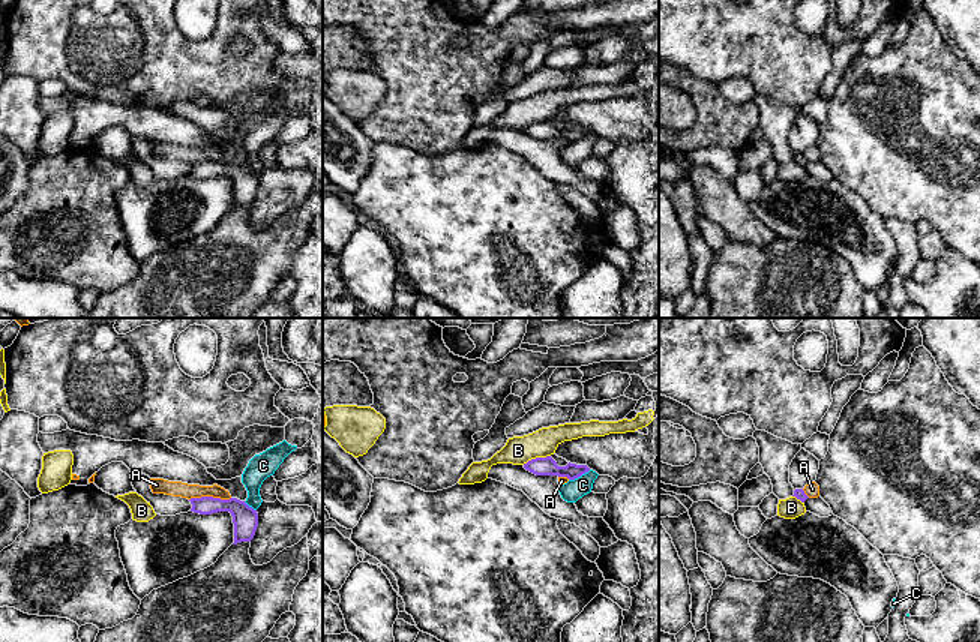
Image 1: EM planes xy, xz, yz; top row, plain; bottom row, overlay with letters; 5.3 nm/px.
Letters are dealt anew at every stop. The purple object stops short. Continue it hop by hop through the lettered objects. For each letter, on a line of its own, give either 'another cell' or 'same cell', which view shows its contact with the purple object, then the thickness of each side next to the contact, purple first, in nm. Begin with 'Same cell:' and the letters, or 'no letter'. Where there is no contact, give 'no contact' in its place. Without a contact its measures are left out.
Same cell: no letter
A: another cell; meets purple in xy; 140 nm thick on the purple side, 80 nm on the other
B: another cell; meets purple in xz; 100 nm thick on the purple side, 160 nm on the other
C: another cell; meets purple in xz; 100 nm thick on the purple side, 110 nm on the other

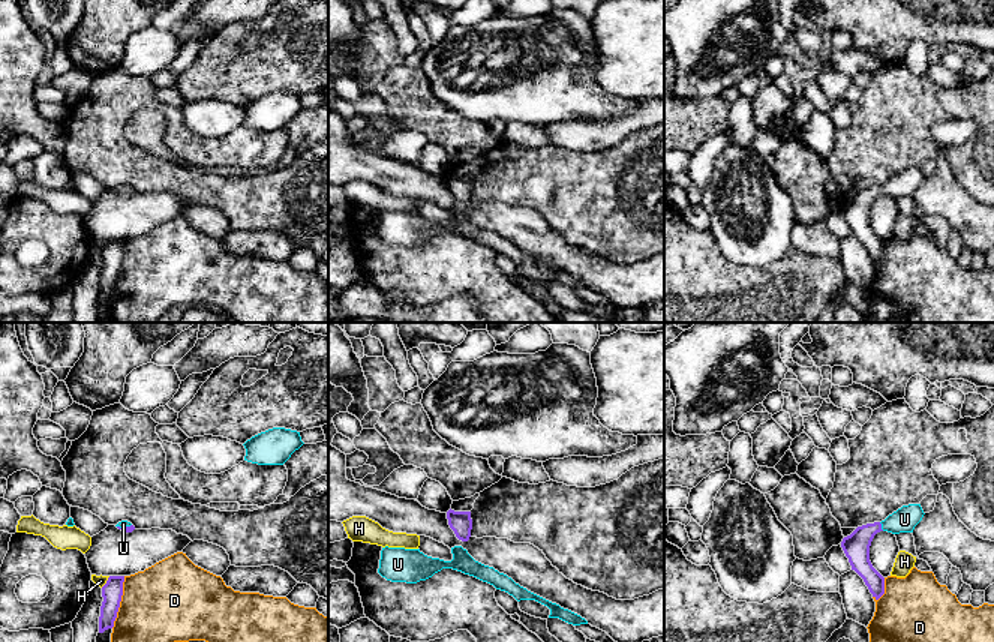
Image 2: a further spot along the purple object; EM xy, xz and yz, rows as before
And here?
Same cell: U
D: another cell; meets purple in xy; 110 nm thick on the purple side, 420 nm on the other
H: another cell; meets purple in xy; 110 nm thick on the purple side, 60 nm on the other
U: same cell; meets purple in yz; 140 nm thick on the purple side, 140 nm on the other

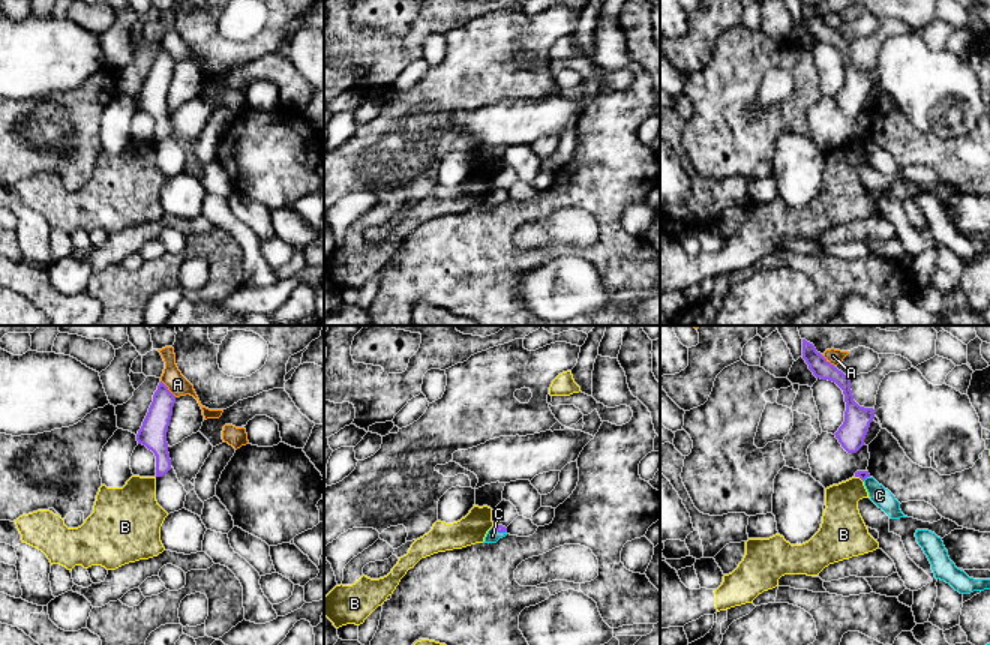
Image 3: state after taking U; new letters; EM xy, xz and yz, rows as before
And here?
Same cell: C
A: another cell; meets purple in xy; 140 nm thick on the purple side, 110 nm on the other
B: another cell; meets purple in yz; 50 nm thick on the purple side, 200 nm on the other
C: same cell; meets purple in xz; 50 nm thick on the purple side, 70 nm on the other

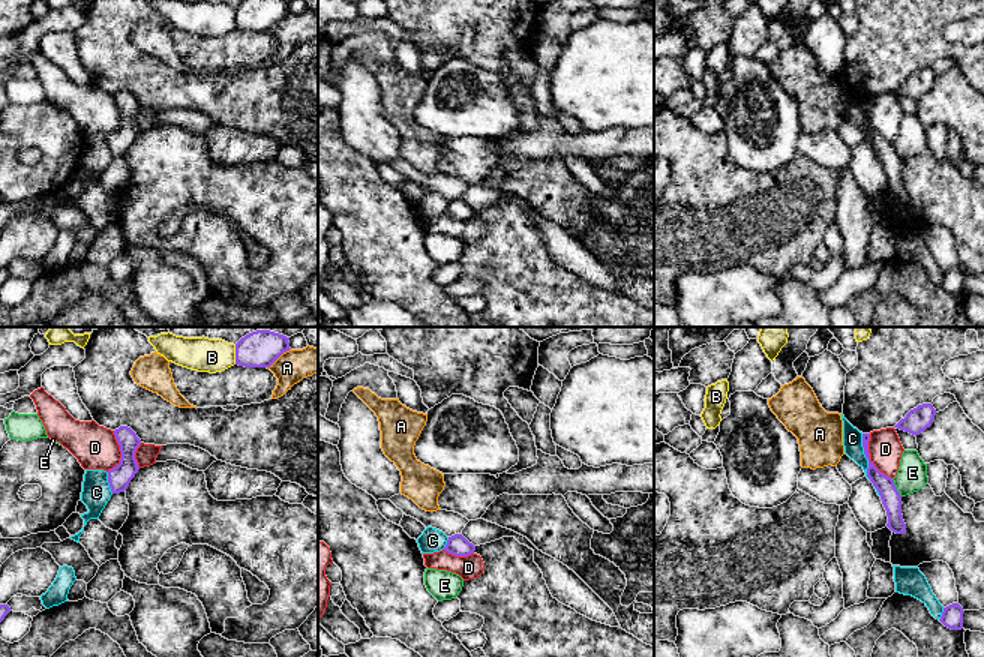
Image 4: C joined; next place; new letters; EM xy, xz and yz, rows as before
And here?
Same cell: no letter
A: another cell; meets purple in xy; 180 nm thick on the purple side, 170 nm on the other
B: another cell; meets purple in xy; 180 nm thick on the purple side, 190 nm on the other
C: another cell; meets purple in yz; 100 nm thick on the purple side, 110 nm on the other
D: another cell; meets purple in yz; 110 nm thick on the purple side, 180 nm on the other
E: another cell; meets purple in yz; 110 nm thick on the purple side, 160 nm on the other

